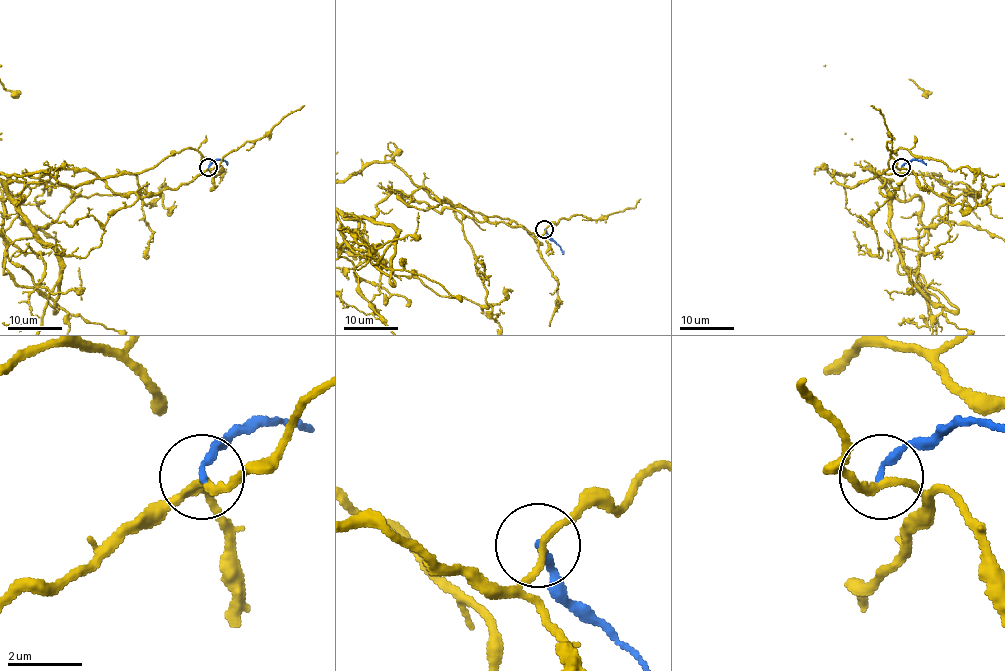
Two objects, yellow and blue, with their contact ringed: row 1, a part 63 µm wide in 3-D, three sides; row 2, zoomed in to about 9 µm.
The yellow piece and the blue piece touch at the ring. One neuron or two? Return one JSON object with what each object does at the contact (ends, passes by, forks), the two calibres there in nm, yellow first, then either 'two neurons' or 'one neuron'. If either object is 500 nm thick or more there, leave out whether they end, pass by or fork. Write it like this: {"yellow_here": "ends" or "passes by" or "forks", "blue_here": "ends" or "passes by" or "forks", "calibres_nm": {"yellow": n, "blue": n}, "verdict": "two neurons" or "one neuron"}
{"yellow_here": "passes by", "blue_here": "ends", "calibres_nm": {"yellow": 180, "blue": 200}, "verdict": "two neurons"}

